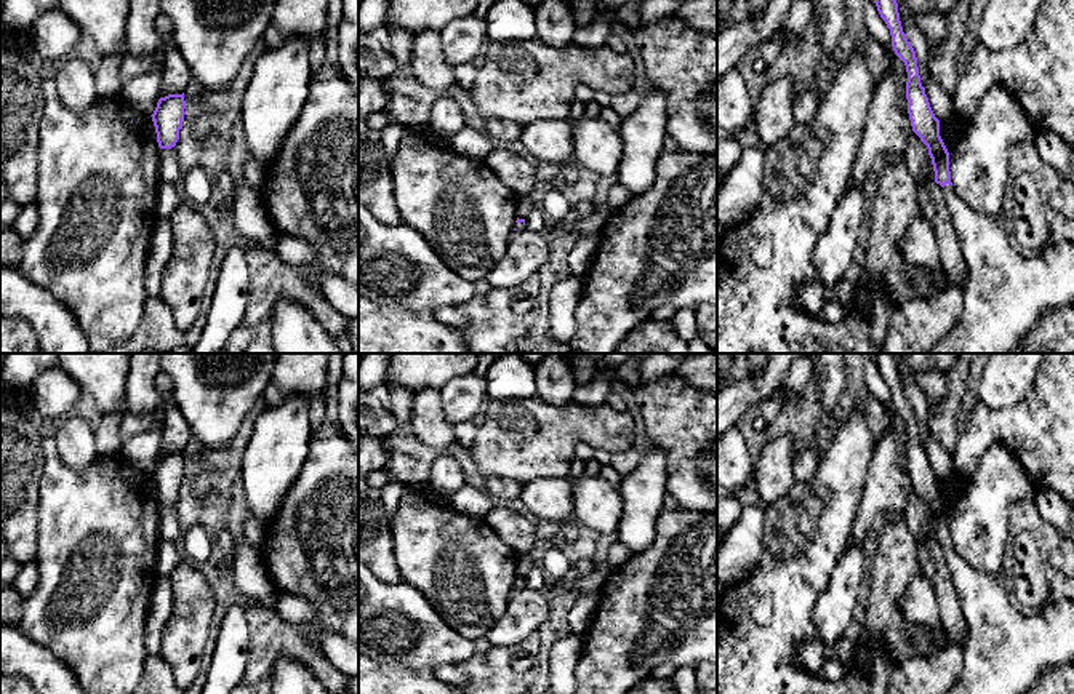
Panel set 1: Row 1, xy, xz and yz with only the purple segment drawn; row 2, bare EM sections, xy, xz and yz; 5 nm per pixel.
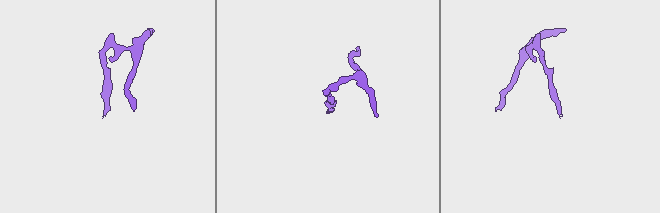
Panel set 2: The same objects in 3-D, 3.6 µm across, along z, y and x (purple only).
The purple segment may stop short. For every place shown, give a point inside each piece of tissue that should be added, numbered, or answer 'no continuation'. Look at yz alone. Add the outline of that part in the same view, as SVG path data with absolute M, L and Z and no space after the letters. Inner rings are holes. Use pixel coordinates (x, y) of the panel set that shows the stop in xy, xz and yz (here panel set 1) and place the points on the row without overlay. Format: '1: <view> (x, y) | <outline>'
1: yz (1005, 653) | M951 542L943 545L968 638L964 651L962 676L948 694L1028 694L1045 670L1074 660L1074 598L1050 601L1039 612L1024 616L1008 601L997 577L970 568Z

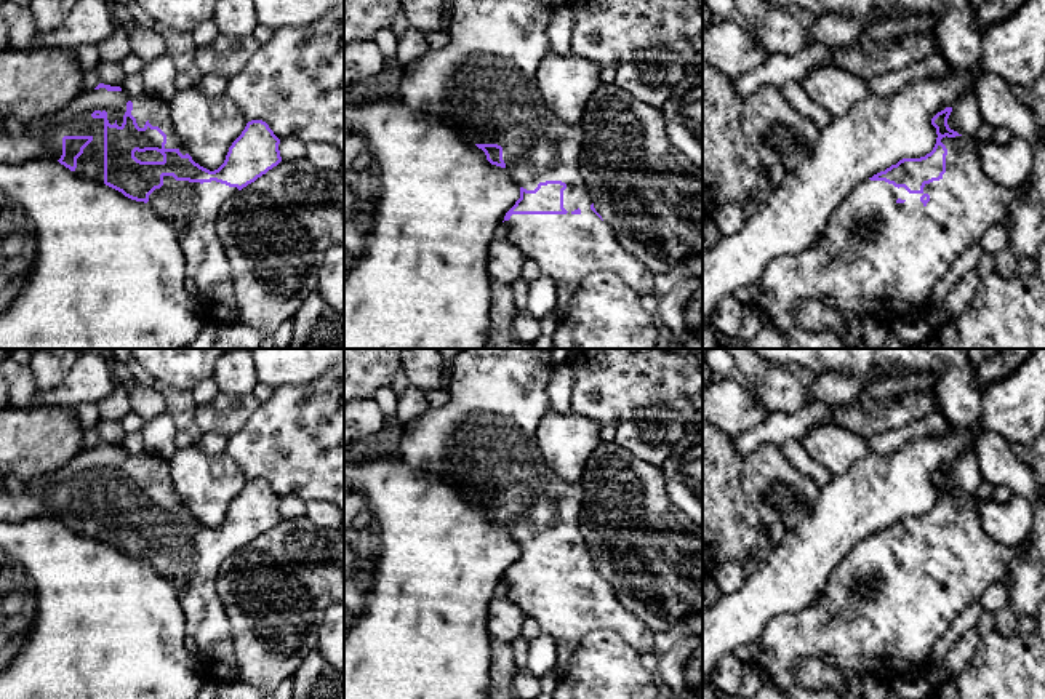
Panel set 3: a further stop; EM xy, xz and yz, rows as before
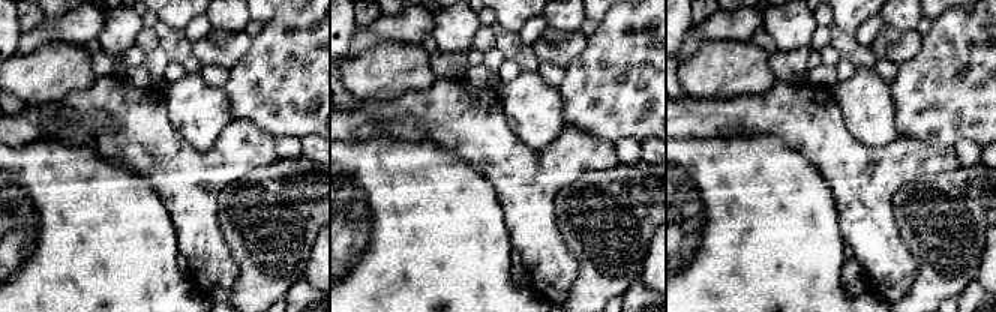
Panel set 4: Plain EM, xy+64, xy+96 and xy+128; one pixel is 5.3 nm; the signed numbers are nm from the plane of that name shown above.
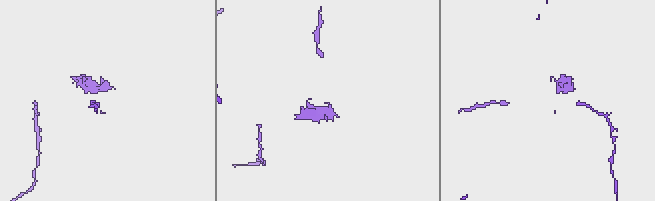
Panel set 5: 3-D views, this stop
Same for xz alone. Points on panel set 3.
1: xz (484, 437) | M461 349L453 363L448 401L403 424L400 459L414 470L443 472L462 485L470 502L501 504L506 528L518 545L535 549L546 539L567 542L567 573L512 573L504 579L506 597L555 640L559 678L581 640L594 630L616 632L640 654L651 651L656 630L629 611L613 585L591 568L591 552L579 525L579 483L563 483L538 449L538 425L551 408L546 392L552 371L551 353L531 349Z

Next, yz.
1: yz (876, 615) | M975 494L943 496L947 507L946 531L939 539L925 542L922 552L909 552L885 539L864 539L853 553L845 557L831 573L816 600L797 613L784 613L771 619L760 640L735 651L744 664L755 664L771 677L786 699L840 699L829 689L802 688L794 677L800 659L818 659L832 667L859 675L872 673L888 683L898 677L917 677L930 659L936 640L946 633L952 621L997 581L1003 579L1016 547L1007 547L984 531L979 515L979 499Z

